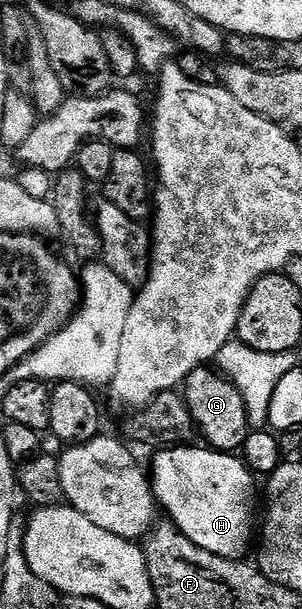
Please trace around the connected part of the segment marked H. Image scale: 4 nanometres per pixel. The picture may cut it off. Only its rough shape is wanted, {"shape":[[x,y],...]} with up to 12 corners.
{"shape":[[166,447],[152,494],[213,557],[251,548],[254,481],[237,456]]}

